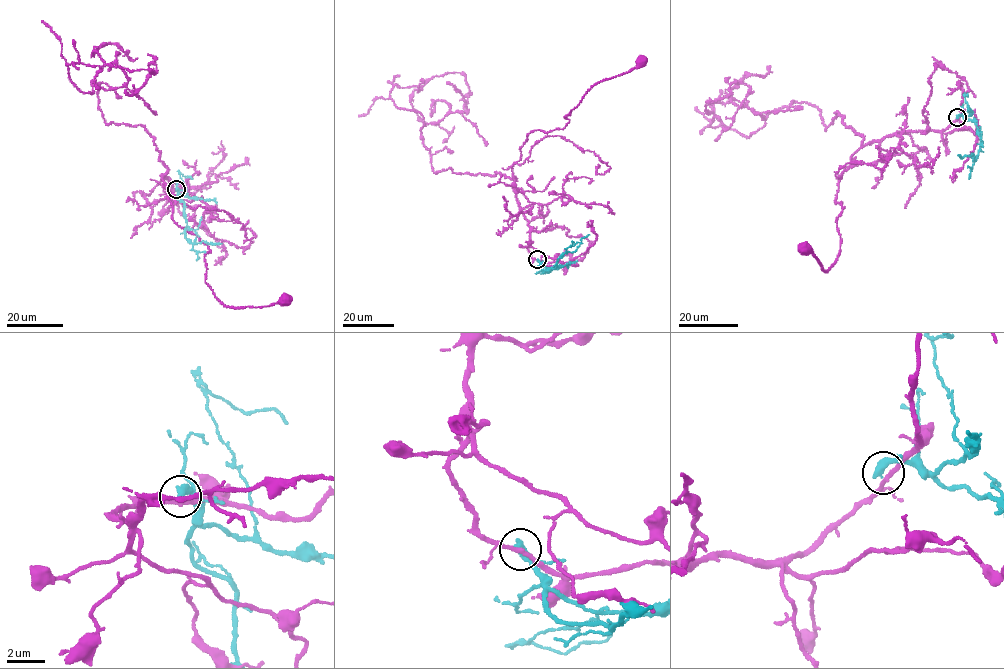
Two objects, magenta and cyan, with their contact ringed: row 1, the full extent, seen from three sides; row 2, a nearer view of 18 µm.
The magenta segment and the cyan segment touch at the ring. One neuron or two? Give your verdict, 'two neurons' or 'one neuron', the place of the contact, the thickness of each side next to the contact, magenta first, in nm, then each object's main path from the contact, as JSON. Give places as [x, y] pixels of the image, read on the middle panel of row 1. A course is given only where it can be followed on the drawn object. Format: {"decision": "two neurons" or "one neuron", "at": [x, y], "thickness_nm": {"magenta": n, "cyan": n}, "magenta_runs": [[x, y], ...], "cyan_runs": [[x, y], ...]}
{"decision": "two neurons", "at": [537, 259], "thickness_nm": {"magenta": 220, "cyan": 480}, "magenta_runs": [[537, 259], [528, 248], [530, 226], [513, 184], [519, 149], [529, 133], [563, 129], [592, 85], [641, 62]], "cyan_runs": [[537, 260], [541, 268], [550, 270], [557, 266], [557, 260], [565, 252], [575, 251], [582, 238], [589, 234]]}

